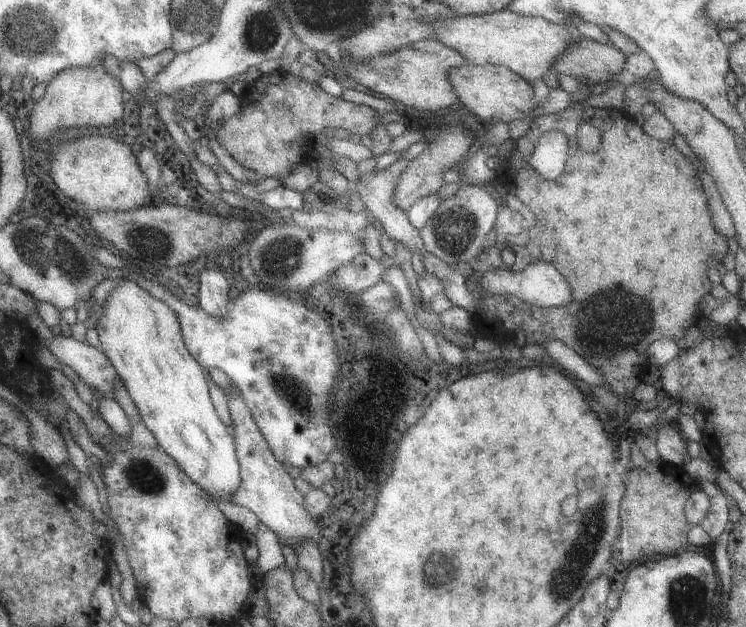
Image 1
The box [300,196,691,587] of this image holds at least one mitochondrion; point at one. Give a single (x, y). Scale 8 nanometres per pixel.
(626, 318)

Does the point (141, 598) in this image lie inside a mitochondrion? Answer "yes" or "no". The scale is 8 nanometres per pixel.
no

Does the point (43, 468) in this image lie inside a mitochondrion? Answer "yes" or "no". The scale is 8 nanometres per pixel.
no

